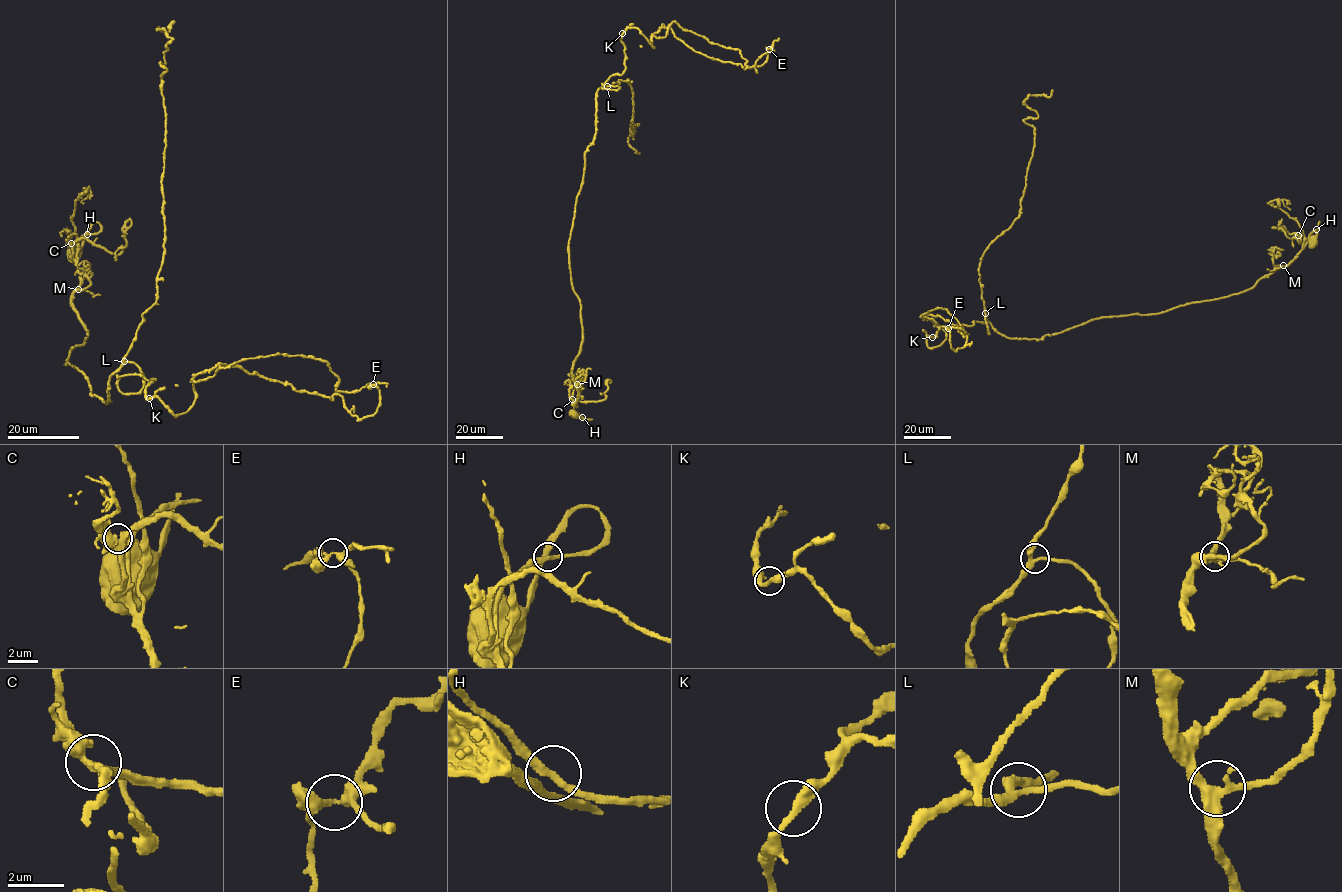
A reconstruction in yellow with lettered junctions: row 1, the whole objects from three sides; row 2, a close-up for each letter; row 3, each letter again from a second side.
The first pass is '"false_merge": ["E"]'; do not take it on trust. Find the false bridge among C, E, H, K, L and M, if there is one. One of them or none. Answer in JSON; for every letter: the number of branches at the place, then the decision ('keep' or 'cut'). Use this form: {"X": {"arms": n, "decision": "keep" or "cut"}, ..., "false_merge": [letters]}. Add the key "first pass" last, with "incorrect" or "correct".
{"C": {"arms": 3, "decision": "keep"}, "E": {"arms": 3, "decision": "cut"}, "H": {"arms": 4, "decision": "keep"}, "K": {"arms": 2, "decision": "keep"}, "L": {"arms": 3, "decision": "keep"}, "M": {"arms": 3, "decision": "keep"}, "false_merge": ["E"], "first pass": "correct"}

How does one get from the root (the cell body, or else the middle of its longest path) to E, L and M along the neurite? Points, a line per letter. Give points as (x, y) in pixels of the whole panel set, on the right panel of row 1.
E: (1313, 242), (1158, 313), (1010, 339), (985, 313), (934, 347), (920, 316), (947, 327)
L: (1313, 242), (1316, 230), (1288, 264), (1248, 289), (1158, 313), (1103, 317), (1041, 339), (1010, 339), (985, 313)
M: (1313, 242), (1316, 230), (1309, 235), (1298, 255), (1283, 265)

